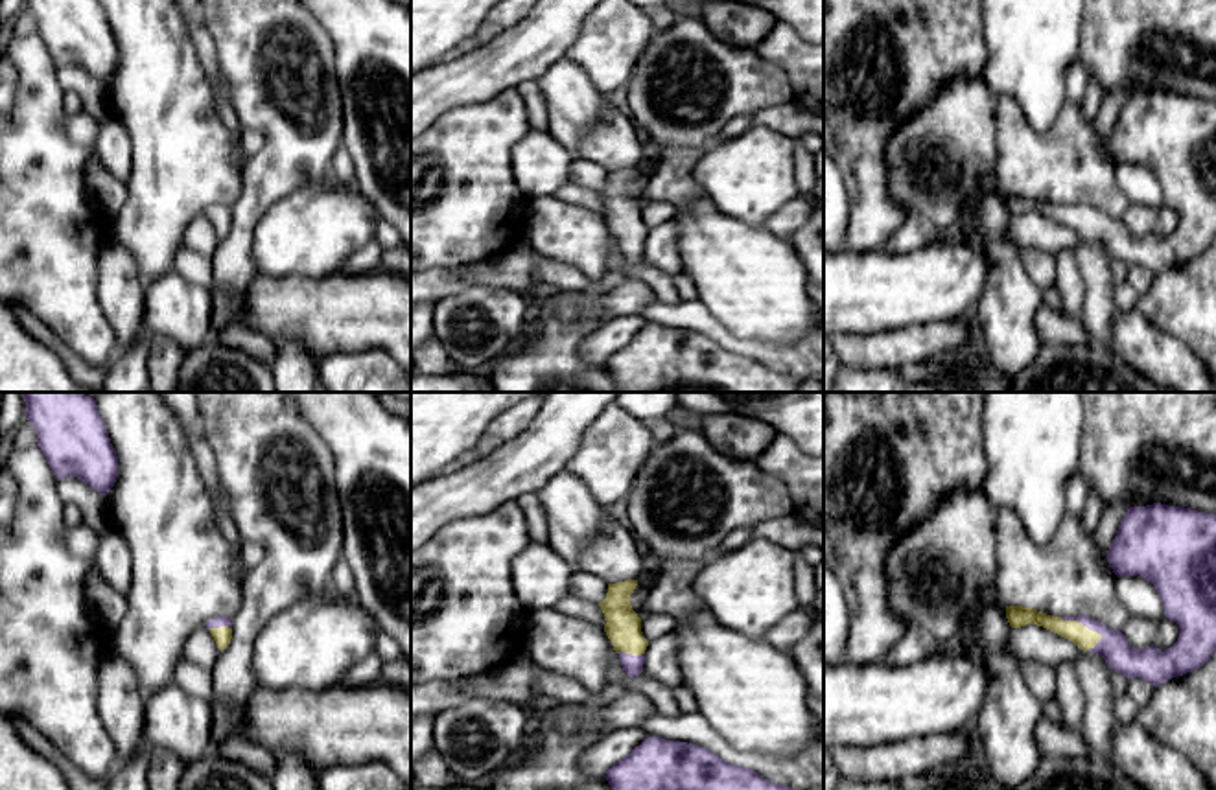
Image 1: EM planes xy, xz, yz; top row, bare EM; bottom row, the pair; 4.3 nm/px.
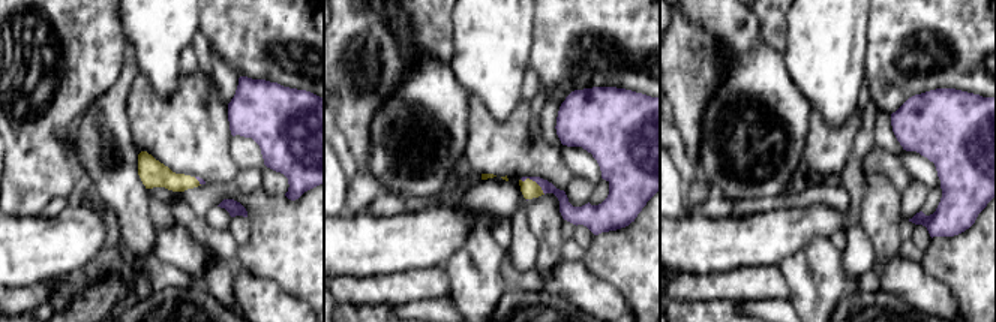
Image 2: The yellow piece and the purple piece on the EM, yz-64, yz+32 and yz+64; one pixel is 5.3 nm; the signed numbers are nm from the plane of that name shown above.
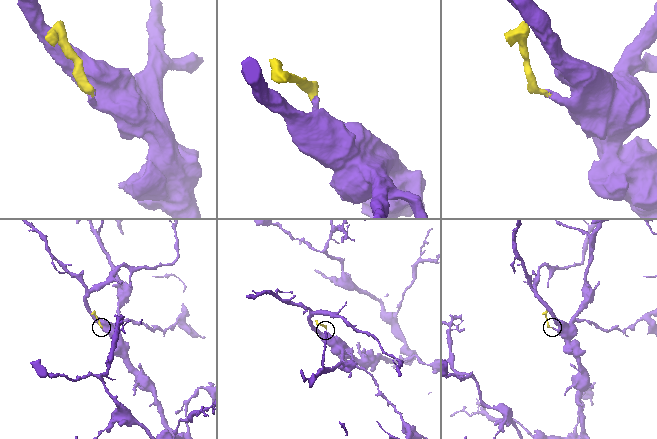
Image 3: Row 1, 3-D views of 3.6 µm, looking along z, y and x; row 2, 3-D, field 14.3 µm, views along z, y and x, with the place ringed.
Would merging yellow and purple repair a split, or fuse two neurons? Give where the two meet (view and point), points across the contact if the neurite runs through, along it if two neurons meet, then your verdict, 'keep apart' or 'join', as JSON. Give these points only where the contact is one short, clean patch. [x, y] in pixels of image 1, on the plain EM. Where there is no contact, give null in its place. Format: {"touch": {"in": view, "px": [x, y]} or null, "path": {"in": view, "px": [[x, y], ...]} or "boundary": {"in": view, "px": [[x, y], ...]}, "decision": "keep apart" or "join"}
{"touch": {"in": "yz", "px": [1080, 210]}, "path": {"in": "yz", "px": [[1073, 218], [1080, 210], [1097, 220], [1119, 242]]}, "decision": "join"}

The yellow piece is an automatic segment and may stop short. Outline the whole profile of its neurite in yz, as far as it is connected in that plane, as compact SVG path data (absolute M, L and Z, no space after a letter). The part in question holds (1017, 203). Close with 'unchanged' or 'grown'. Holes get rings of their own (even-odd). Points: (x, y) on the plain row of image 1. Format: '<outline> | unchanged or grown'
M1161 90L1129 94L1107 138L1107 149L1117 164L1140 162L1155 173L1164 204L1179 212L1179 225L1170 236L1159 238L1152 232L1139 238L1122 219L1087 203L1054 204L1023 193L1006 193L1010 214L1043 214L1083 239L1100 241L1115 260L1142 265L1153 274L1203 254L1216 238L1216 101Z | grown

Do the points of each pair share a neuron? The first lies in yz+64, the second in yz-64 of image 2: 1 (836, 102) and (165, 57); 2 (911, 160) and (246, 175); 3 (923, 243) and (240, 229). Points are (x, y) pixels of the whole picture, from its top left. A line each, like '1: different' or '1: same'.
1: same
2: different
3: same

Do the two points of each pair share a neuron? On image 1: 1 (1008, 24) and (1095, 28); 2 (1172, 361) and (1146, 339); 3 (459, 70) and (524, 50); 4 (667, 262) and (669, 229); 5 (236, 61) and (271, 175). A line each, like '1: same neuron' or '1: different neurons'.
1: different neurons
2: same neuron
3: same neuron
4: same neuron
5: same neuron

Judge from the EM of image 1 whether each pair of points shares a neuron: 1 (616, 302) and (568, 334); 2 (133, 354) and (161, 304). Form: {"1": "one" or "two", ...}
{"1": "two", "2": "one"}

